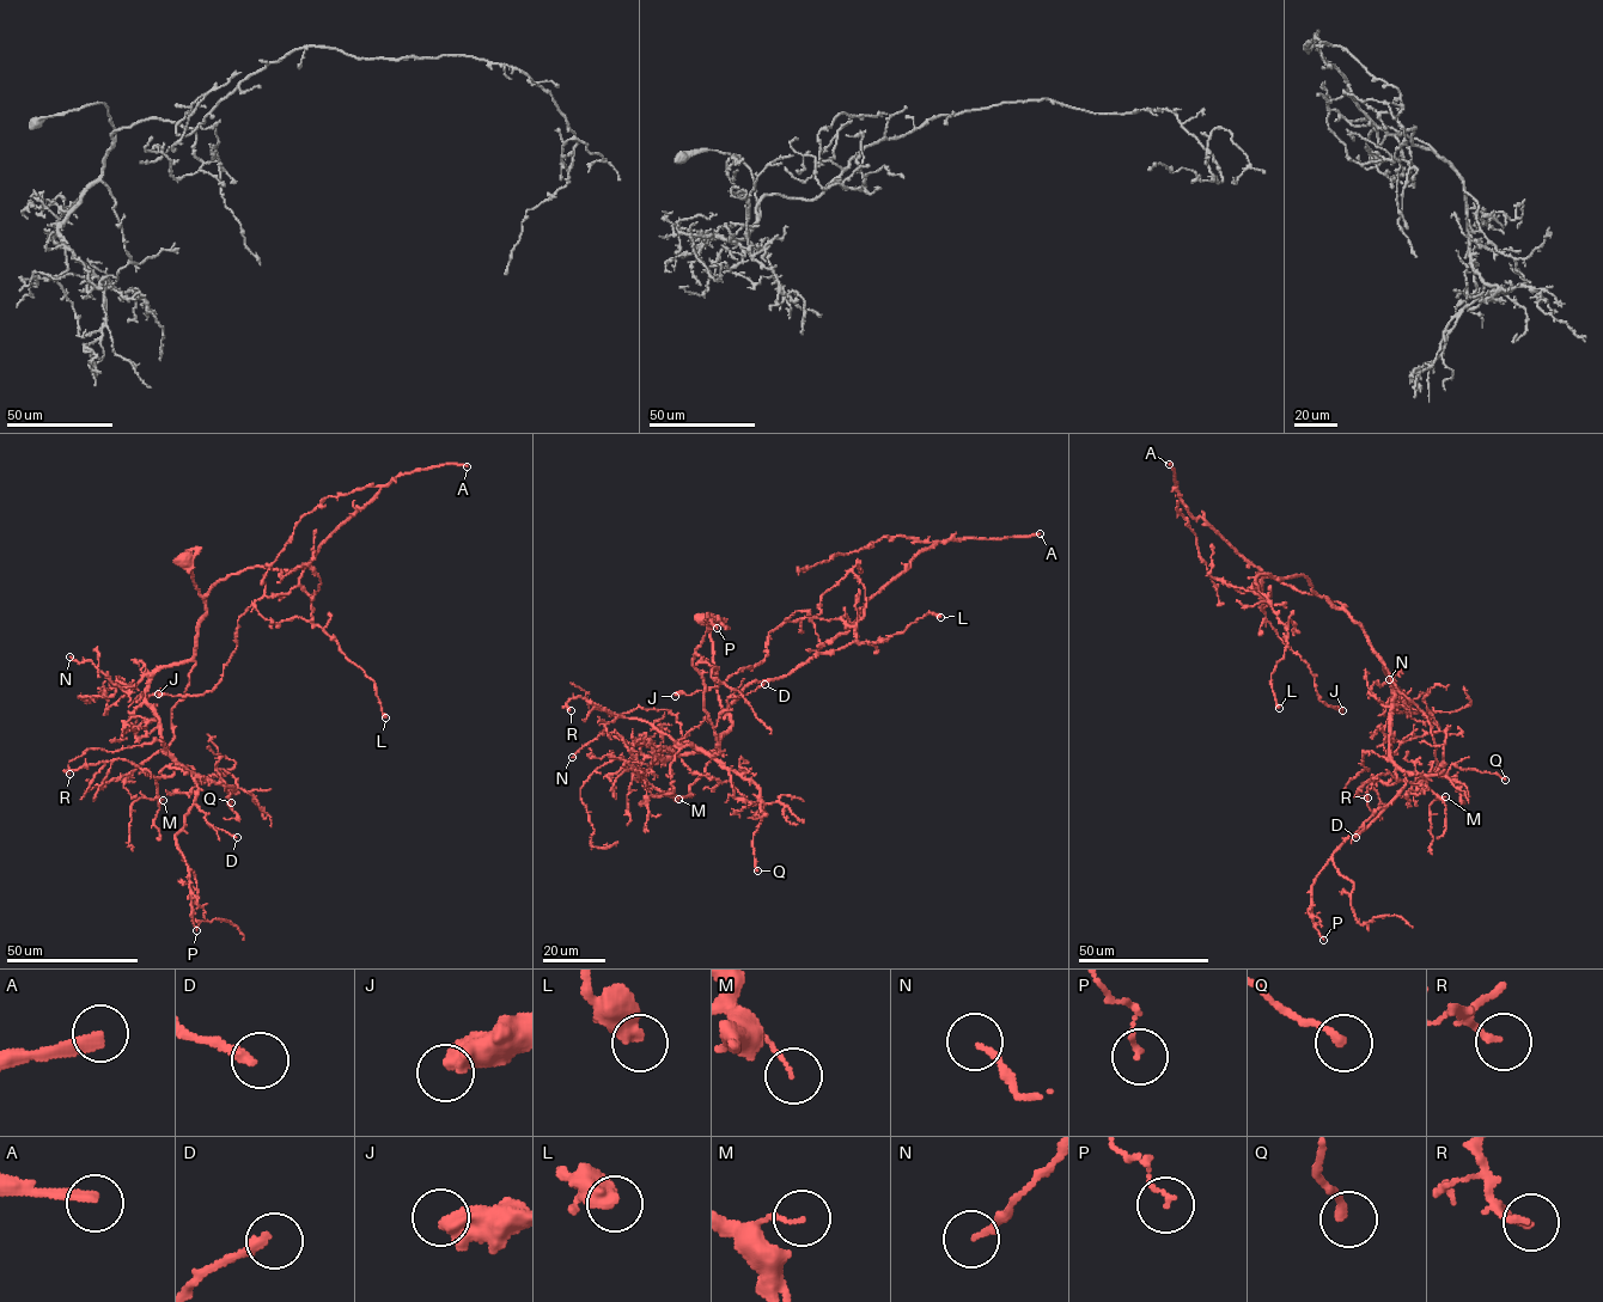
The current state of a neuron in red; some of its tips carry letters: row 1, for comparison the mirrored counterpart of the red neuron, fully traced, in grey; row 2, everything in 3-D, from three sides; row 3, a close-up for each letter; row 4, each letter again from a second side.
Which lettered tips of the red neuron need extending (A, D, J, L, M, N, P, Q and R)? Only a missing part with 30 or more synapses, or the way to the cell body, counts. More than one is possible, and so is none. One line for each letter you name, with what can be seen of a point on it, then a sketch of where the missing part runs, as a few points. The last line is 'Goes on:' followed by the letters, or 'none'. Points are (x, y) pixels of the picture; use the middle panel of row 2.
A: Place: (1040, 533)
Goes on: A

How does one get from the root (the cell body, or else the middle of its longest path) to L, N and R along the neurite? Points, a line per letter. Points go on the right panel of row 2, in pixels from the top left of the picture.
L: (1260, 586), (1271, 576), (1346, 605), (1334, 607), (1305, 576), (1257, 576), (1288, 634), (1271, 674), (1279, 708)
N: (1260, 586), (1271, 576), (1345, 604), (1389, 677), (1391, 696), (1384, 708), (1370, 689), (1389, 679)
R: (1260, 586), (1271, 576), (1345, 604), (1383, 662), (1394, 686), (1397, 782), (1372, 775), (1355, 795), (1367, 798)

